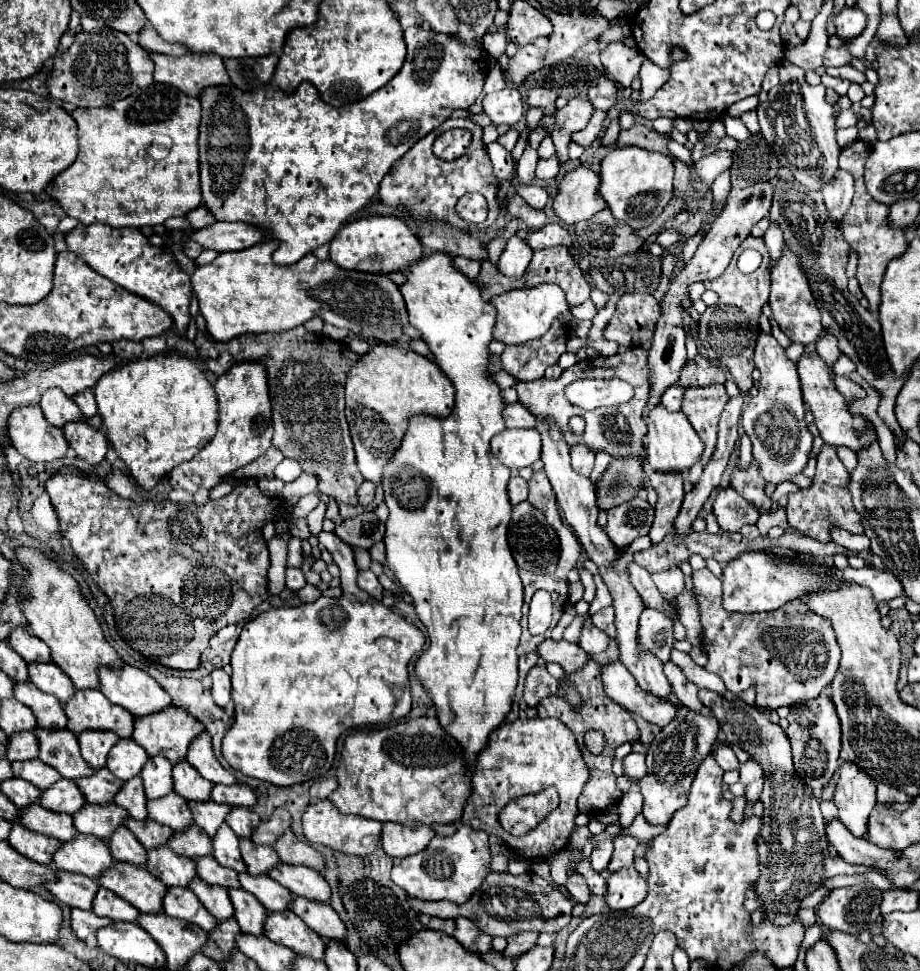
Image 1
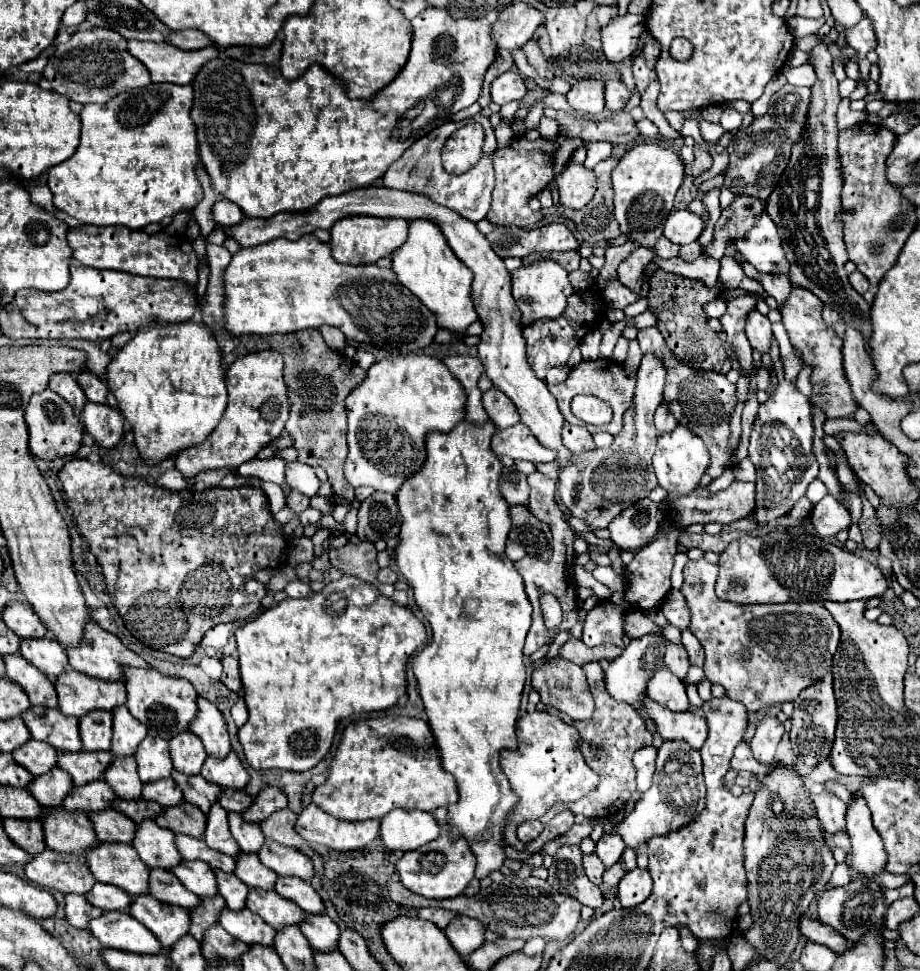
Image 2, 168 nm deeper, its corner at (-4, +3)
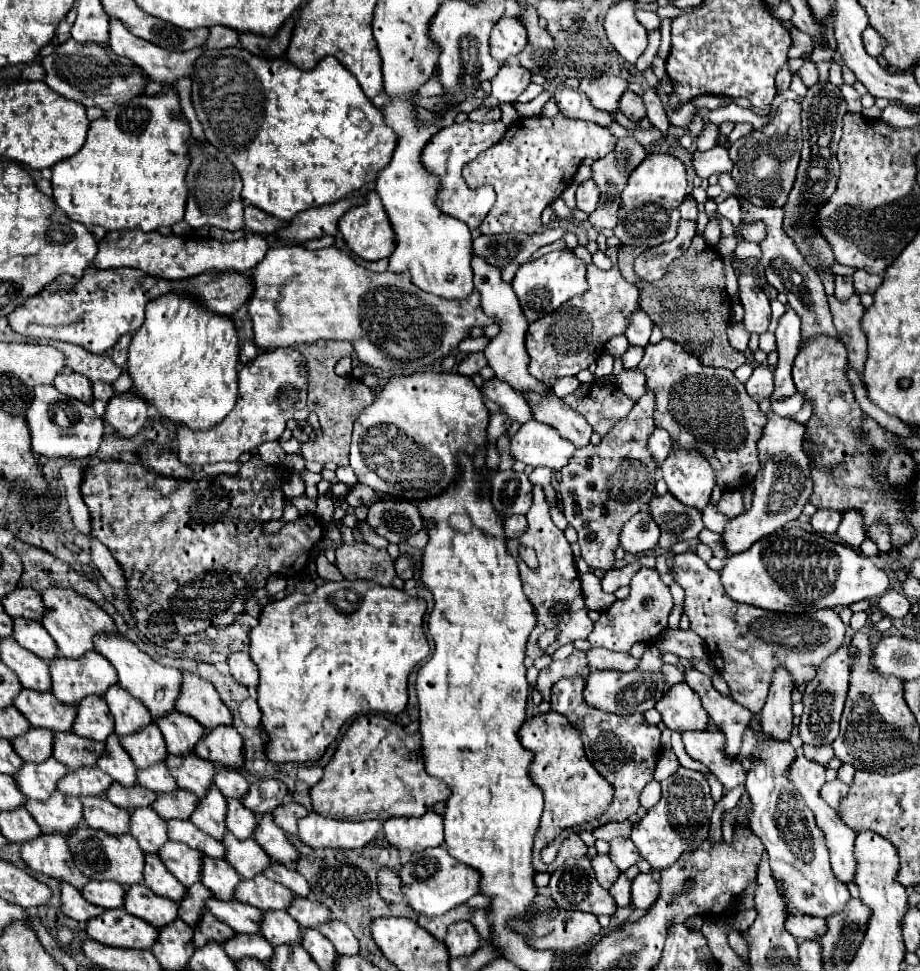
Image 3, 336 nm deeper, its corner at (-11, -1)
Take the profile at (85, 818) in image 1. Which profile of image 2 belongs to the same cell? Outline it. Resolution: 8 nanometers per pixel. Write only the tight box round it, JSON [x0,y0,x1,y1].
[63,781,117,813]

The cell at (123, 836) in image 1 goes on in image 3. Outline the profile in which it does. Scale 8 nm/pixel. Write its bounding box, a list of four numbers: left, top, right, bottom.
[82,797,128,835]

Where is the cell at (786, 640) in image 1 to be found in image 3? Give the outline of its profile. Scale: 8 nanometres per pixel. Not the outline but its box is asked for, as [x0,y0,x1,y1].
[668,551,844,713]

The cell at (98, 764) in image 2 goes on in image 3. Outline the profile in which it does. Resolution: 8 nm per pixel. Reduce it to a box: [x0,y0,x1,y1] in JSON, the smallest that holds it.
[52,733,104,769]

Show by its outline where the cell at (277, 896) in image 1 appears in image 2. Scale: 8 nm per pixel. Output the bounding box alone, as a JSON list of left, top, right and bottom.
[235,853,277,889]

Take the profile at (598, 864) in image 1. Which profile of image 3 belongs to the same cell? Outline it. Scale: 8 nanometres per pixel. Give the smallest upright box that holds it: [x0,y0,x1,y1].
[610,839,640,871]

